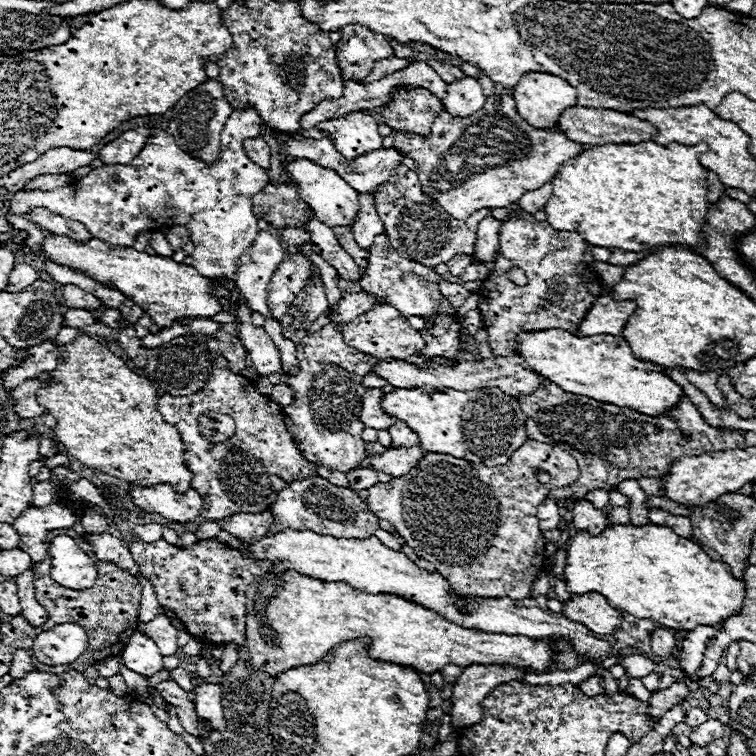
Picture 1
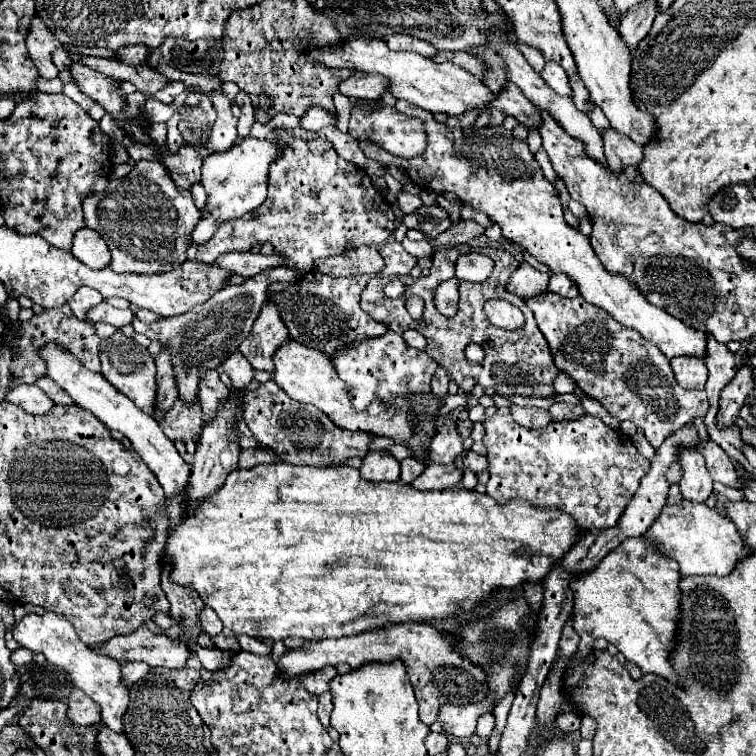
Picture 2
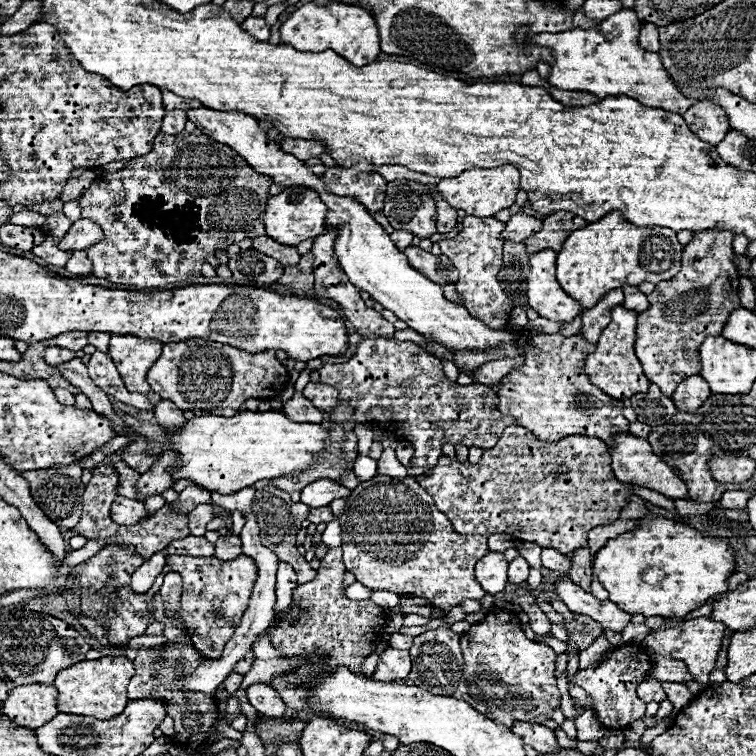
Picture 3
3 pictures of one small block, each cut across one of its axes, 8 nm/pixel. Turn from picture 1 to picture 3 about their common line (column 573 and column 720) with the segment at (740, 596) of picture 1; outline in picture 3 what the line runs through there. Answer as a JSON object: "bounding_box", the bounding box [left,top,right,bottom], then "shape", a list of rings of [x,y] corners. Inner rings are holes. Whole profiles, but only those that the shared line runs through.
{"bounding_box":[592,514,734,616],"shape":[[[650,514],[652,528],[642,530],[634,528],[630,532],[624,532],[616,538],[610,538],[592,560],[592,574],[600,580],[600,584],[608,590],[608,600],[618,604],[628,614],[644,614],[644,616],[684,616],[702,604],[708,602],[708,598],[726,592],[726,580],[732,574],[734,568],[734,556],[732,546],[718,536],[710,536],[704,532],[698,532],[690,526],[684,526],[680,522],[668,520],[660,514]]]}

